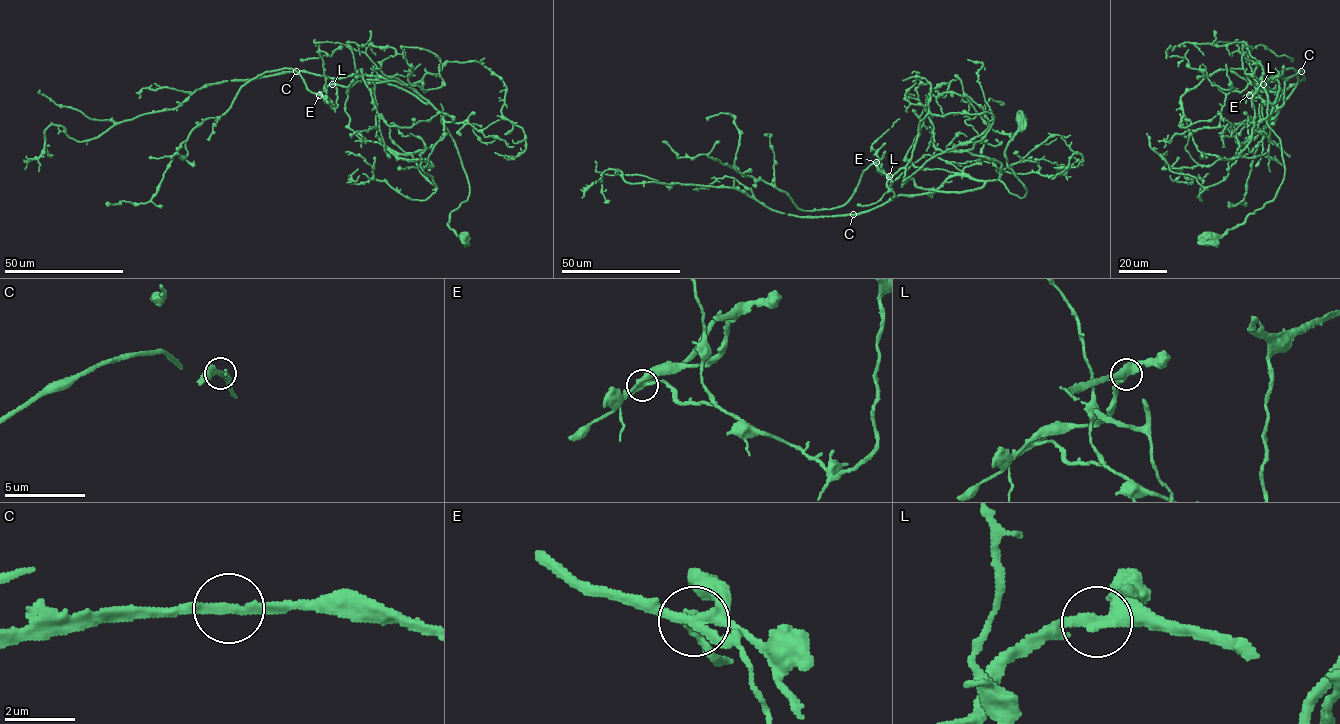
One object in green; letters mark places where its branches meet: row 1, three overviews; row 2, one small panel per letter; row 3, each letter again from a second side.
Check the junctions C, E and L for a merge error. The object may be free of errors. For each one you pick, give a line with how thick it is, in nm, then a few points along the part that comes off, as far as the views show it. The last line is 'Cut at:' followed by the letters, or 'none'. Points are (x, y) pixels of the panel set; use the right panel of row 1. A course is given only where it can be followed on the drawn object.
Cut at: none

